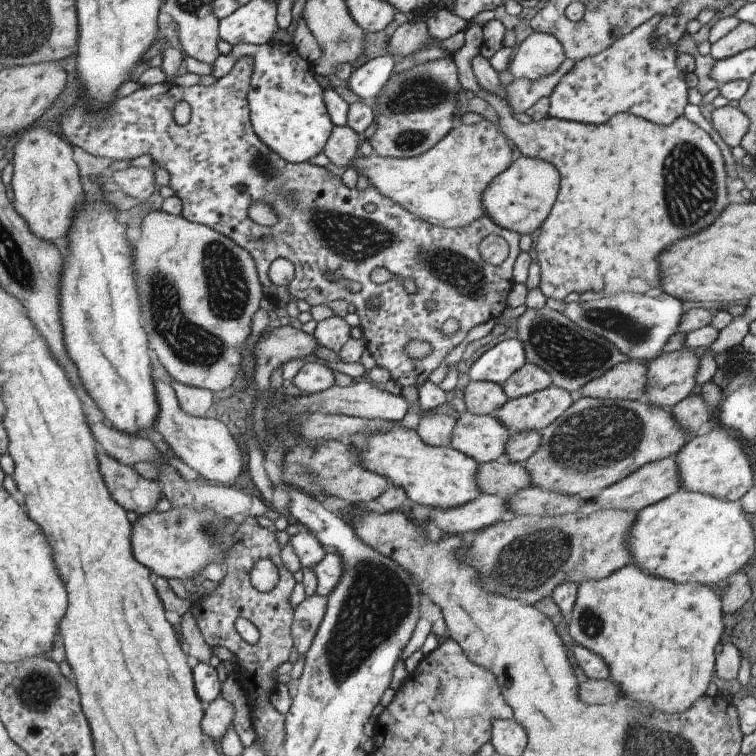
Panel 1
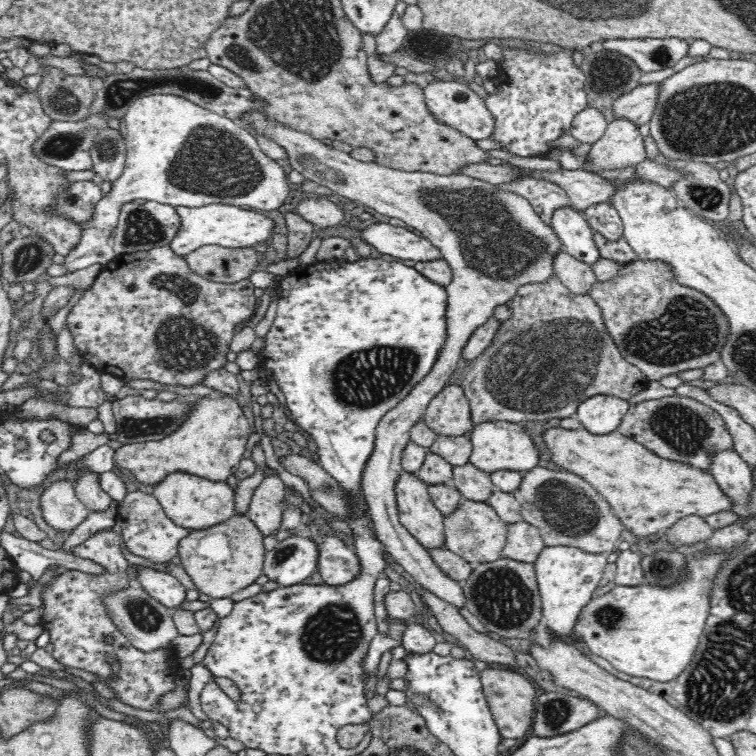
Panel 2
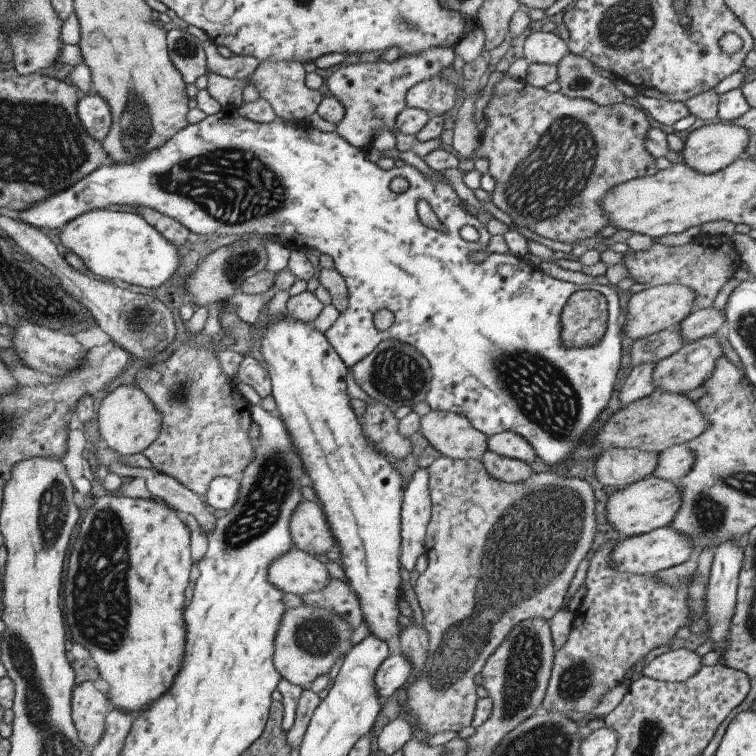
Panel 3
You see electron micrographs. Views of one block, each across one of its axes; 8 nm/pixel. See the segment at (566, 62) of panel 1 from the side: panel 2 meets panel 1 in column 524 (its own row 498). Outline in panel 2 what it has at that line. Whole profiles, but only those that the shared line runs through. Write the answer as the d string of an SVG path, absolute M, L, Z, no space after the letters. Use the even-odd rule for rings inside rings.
M86 456L76 458L74 463L74 478L76 496L88 507L89 511L106 510L110 504L111 496L100 488L99 474L88 470L81 464Z

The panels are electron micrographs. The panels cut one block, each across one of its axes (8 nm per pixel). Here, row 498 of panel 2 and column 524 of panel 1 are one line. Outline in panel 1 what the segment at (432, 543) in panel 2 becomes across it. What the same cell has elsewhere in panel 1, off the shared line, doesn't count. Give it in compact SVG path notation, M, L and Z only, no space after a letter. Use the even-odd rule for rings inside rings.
M551 384L543 390L528 394L524 397L508 399L501 408L493 412L493 416L507 429L508 434L521 431L539 432L553 420L558 419L572 403L569 393Z

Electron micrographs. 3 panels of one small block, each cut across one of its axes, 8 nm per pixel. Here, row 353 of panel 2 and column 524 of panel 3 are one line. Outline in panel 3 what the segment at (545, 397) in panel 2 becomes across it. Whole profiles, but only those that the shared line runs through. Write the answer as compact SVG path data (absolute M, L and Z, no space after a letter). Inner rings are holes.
M441 456L428 468L428 490L430 493L430 520L424 535L424 546L427 549L427 568L417 578L413 591L417 597L419 608L423 613L423 627L428 637L426 660L423 664L422 674L419 673L404 690L404 712L410 715L418 723L418 728L423 733L433 735L441 732L458 732L470 725L474 705L478 700L475 695L476 685L472 682L473 677L481 671L485 660L495 651L495 648L505 639L505 636L518 623L525 619L538 617L549 621L562 606L563 598L575 575L575 571L581 559L586 556L591 546L595 532L594 522L594 494L590 486L578 478L557 476L555 472L534 473L523 483L503 483L493 479L479 459L449 459Z

